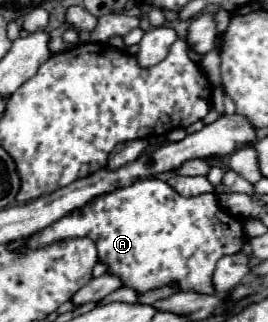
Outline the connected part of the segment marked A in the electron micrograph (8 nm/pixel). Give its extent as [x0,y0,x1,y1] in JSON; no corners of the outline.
[27,178,245,294]

